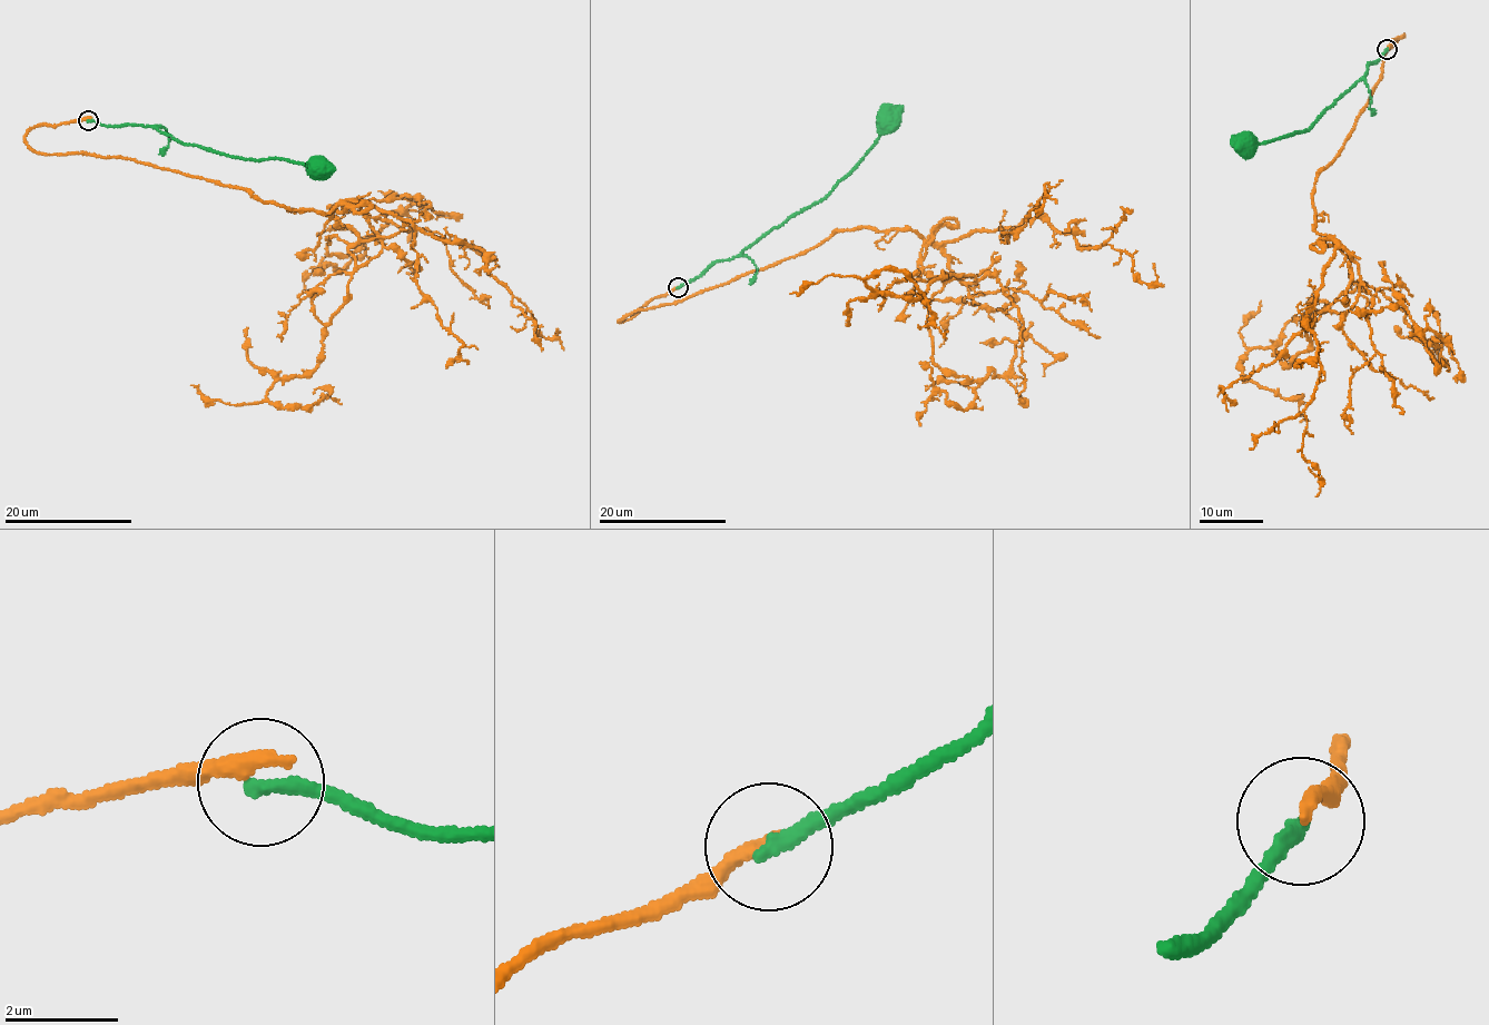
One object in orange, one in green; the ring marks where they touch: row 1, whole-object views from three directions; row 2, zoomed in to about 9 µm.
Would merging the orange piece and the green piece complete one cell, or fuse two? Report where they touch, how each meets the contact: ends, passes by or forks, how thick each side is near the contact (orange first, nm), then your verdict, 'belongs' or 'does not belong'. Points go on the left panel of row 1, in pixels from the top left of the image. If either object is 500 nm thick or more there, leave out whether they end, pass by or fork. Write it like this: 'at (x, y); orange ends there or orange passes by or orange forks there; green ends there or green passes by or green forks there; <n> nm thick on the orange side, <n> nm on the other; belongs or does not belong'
at (88, 120); orange ends there; green ends there; 340 nm thick on the orange side, 280 nm on the other; does not belong

